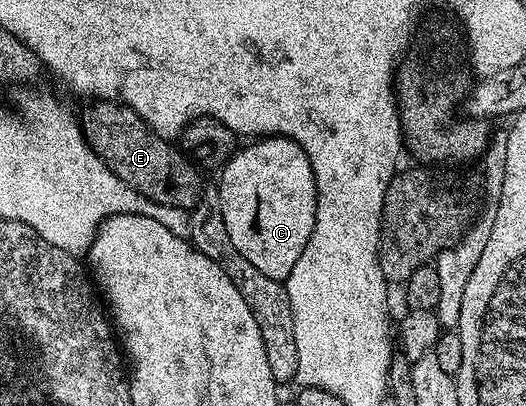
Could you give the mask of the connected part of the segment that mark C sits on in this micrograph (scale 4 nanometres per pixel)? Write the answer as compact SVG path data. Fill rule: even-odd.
M263 137L242 144L226 165L221 166L219 176L221 178L217 181L215 192L221 204L231 247L235 247L235 251L239 251L247 263L263 271L267 279L285 282L291 275L291 267L295 267L299 255L303 255L303 247L307 247L315 227L317 188L315 175L311 171L311 159L307 159L303 147L289 137Z

